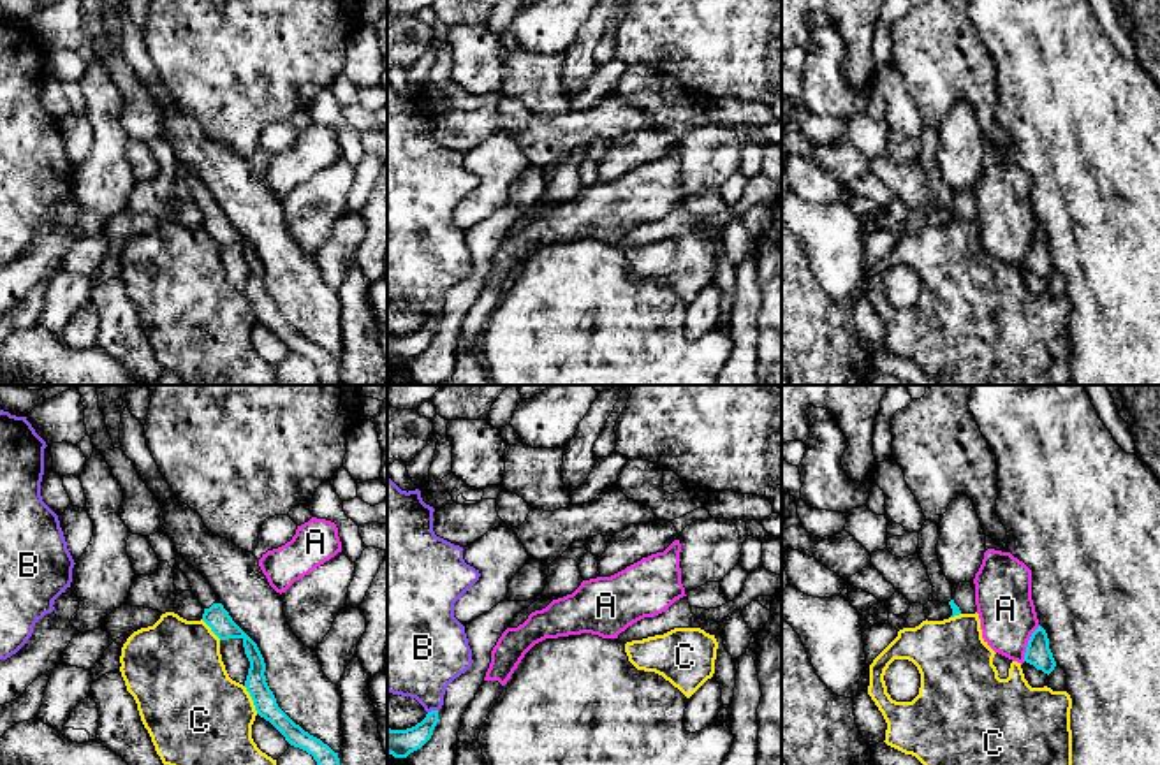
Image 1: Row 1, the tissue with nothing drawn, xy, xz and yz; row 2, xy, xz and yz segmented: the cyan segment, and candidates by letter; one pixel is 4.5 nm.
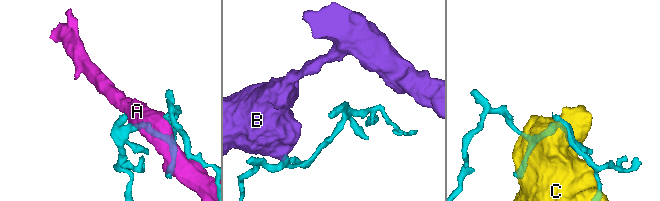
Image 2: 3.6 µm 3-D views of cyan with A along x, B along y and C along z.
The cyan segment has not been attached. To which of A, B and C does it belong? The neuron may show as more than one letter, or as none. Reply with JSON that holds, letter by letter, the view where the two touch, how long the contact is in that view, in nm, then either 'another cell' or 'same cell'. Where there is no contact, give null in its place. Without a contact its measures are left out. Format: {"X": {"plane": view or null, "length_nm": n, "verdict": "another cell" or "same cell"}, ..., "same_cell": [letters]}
{"A": {"plane": "yz", "length_nm": 180, "verdict": "another cell"}, "B": {"plane": "xz", "length_nm": 50, "verdict": "another cell"}, "C": {"plane": "xy", "length_nm": 140, "verdict": "another cell"}, "same_cell": []}

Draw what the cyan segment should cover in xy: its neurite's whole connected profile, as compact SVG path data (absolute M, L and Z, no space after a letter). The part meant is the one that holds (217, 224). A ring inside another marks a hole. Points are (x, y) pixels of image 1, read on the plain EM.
M176 160L176 171L187 181L192 200L199 206L204 215L202 227L220 246L241 244L245 260L250 267L245 294L250 299L255 317L261 324L269 327L285 346L306 357L317 368L322 385L343 385L340 378L340 364L327 350L320 345L305 338L296 331L276 310L273 297L266 288L266 269L257 250L232 227L229 218L220 209L218 202L202 183L199 176L188 171L180 160Z

